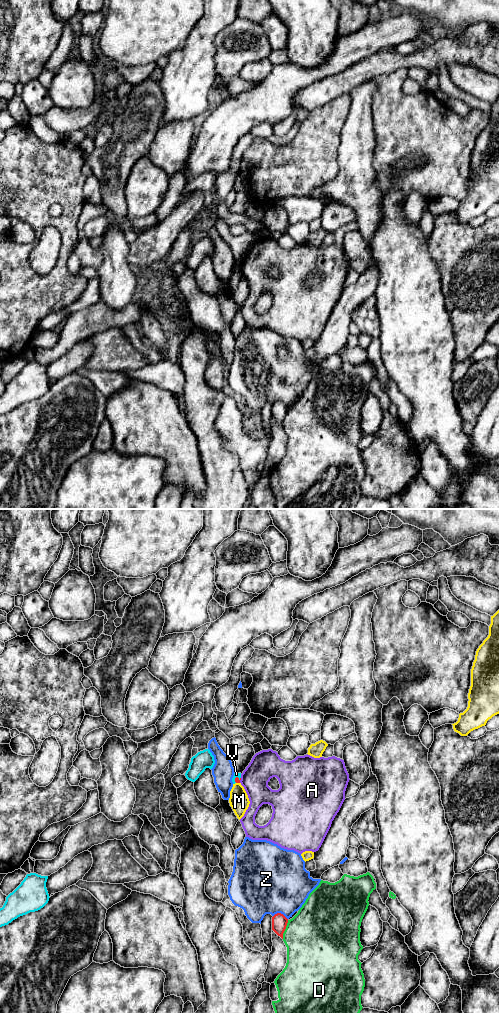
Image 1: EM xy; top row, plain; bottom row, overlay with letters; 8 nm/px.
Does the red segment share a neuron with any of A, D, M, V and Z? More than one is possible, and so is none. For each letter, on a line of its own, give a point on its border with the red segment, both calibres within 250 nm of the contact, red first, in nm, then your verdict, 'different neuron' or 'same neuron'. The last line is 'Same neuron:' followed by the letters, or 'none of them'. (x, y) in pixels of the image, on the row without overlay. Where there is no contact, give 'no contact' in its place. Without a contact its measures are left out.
A: contact xy (240, 267); calibres 40 and 240 nm; different neuron
D: contact xy (285, 416); calibres 130 and 480 nm; different neuron
M: contact xy (238, 270); calibres 40 and 160 nm; different neuron
V: contact xy (236, 265); calibres 40 and 40 nm; different neuron
Z: contact xy (280, 401); calibres 130 and 500 nm; different neuron
Same neuron: none of them

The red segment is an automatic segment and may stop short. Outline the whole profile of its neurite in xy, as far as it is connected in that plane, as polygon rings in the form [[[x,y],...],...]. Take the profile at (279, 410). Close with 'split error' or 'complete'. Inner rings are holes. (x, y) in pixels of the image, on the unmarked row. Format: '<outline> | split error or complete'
[[[277,401],[272,405],[272,418],[282,427],[287,411],[288,407],[281,401]]] | complete

